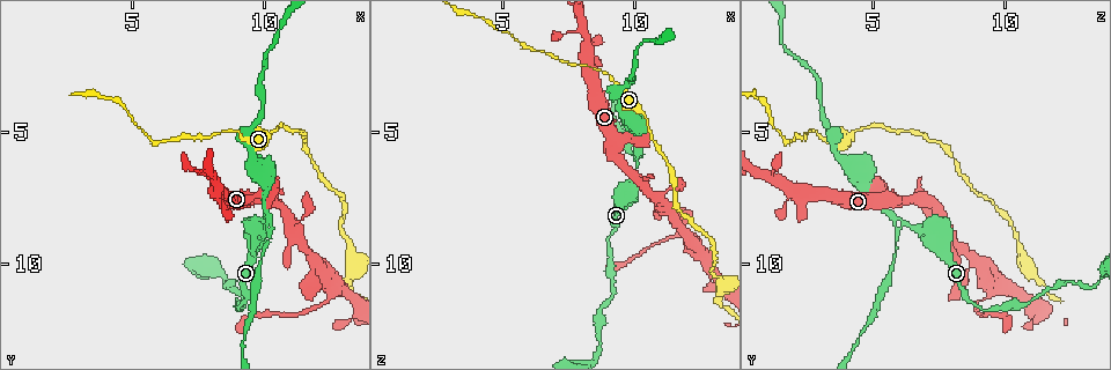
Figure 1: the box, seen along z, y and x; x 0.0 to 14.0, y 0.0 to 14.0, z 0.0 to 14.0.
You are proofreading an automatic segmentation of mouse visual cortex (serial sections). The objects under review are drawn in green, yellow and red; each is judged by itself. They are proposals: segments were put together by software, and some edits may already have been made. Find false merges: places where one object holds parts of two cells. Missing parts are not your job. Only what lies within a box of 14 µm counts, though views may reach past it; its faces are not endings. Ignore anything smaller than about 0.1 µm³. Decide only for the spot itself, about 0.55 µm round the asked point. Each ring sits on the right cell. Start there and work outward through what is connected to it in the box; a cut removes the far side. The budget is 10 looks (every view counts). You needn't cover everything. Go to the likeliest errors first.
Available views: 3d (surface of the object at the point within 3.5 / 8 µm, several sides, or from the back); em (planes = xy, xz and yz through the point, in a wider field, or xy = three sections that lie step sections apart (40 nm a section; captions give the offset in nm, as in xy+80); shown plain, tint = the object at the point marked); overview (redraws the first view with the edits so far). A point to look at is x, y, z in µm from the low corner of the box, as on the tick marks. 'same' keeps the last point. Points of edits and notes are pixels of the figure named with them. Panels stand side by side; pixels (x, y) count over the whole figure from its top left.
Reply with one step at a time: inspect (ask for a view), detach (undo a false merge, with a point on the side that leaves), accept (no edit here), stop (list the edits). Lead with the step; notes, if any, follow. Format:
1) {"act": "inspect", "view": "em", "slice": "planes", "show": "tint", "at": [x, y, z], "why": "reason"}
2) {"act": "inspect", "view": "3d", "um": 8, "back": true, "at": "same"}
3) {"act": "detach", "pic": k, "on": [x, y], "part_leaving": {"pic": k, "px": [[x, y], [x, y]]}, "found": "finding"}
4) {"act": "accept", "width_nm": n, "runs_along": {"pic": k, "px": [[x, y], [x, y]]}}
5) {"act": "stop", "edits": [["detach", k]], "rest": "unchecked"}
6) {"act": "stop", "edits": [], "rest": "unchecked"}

{"act": "inspect", "view": "3d", "um": 8, "at": [10.2, 8.5, 6.2], "why": "a narrow waist"}

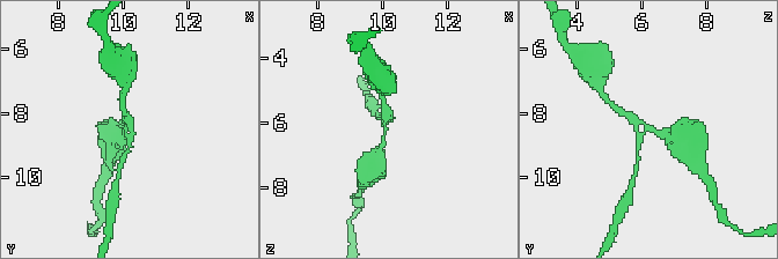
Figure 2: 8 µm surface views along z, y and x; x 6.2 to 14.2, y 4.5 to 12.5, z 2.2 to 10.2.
{"act": "inspect", "view": "3d", "um": 3.5, "at": [10.1, 8.5, 6.2]}

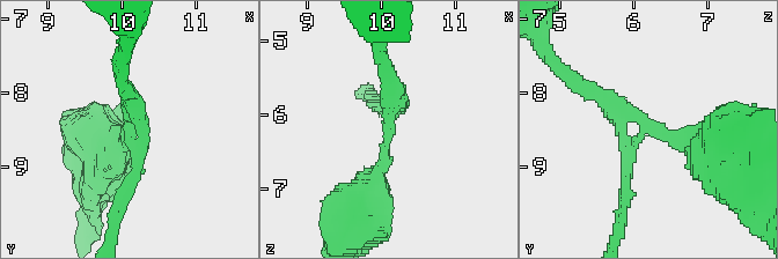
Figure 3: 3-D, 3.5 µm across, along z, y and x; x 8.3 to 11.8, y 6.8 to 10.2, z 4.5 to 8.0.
{"act": "accept", "arm_widths_nm": [150, 300, 300], "runs_along": {"pic": 3, "px": [[714, 134], [652, 131], [591, 91]]}, "found": "continuous, no second cell"}

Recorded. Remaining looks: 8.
{"act": "inspect", "view": "3d", "um": 8, "at": [12.6, 11.0, 9.6], "why": "small branch off a trunk"}

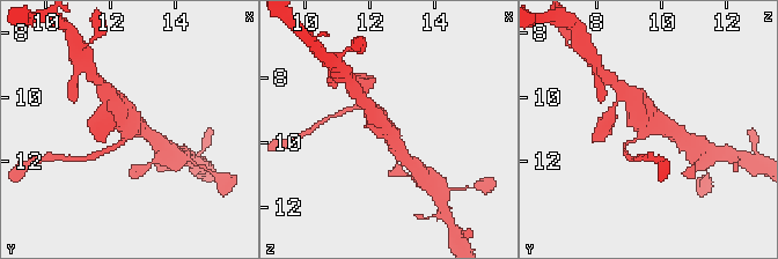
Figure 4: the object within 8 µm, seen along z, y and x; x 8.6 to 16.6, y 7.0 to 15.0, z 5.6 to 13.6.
{"act": "inspect", "view": "3d", "um": 3.5, "at": [12.6, 11.0, 9.5]}

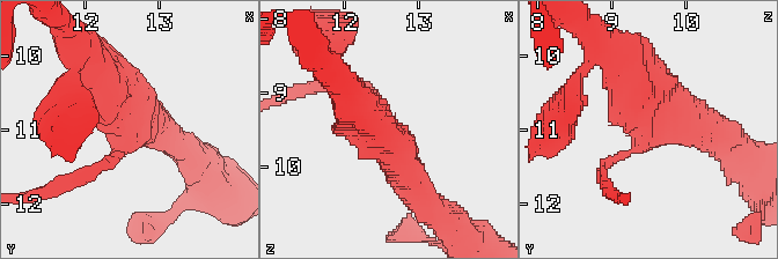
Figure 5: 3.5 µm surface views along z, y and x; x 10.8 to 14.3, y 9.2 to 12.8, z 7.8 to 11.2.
{"act": "inspect", "view": "em", "slice": "planes", "show": "tint", "at": [12.55, 11.00, 9.50], "arms": 3, "arm_widths_nm": [150, 450, 500], "why": "now the EM"}

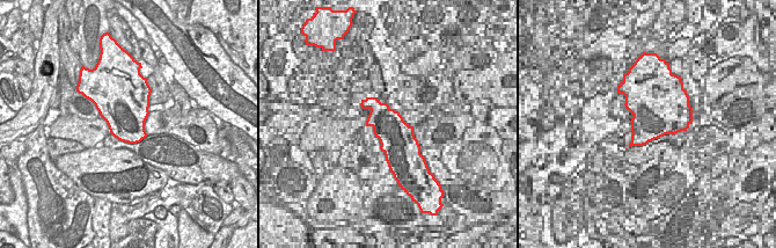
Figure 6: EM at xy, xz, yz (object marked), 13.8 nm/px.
{"act": "accept", "runs_along": {"pic": 5, "px": [[609, 52], [651, 109], [710, 126]]}, "found": "one cell here"}

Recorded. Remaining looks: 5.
{"act": "inspect", "view": "3d", "um": 8, "at": [10.4, 4.8, 4.5], "why": "sudden change in width"}

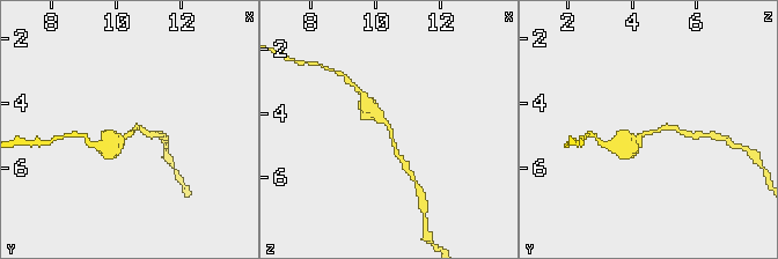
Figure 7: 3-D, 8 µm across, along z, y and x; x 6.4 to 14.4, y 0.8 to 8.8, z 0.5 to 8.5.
{"act": "inspect", "view": "3d", "um": 3.5, "at": [10.4, 5.0, 4.5], "why": "closer look"}

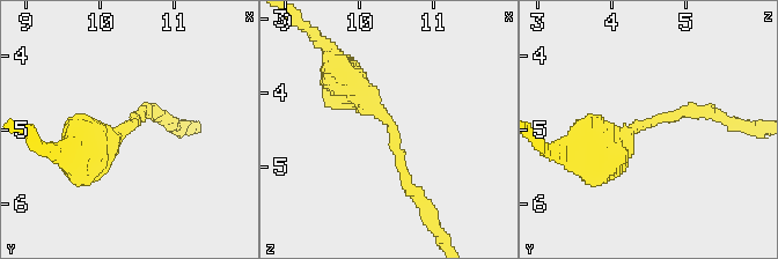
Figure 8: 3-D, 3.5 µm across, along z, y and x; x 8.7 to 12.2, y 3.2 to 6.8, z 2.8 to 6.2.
{"act": "accept", "runs_along": {"pic": 8, "px": [[342, 75], [388, 120], [412, 191]]}, "found": "all the same cell"}

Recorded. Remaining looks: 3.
{"act": "inspect", "view": "3d", "um": 3.5, "at": [13.4, 9.9, 10.6]}

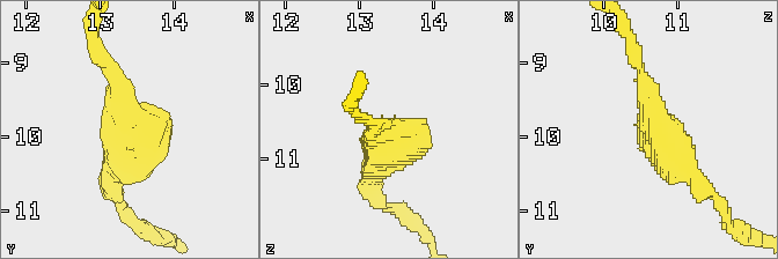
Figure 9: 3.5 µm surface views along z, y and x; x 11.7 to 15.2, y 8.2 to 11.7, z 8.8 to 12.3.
{"act": "inspect", "view": "em", "slice": "xy", "step": 5, "show": "tint", "at": [13.30, 9.80, 10.70], "why": "shape alone is not enough"}

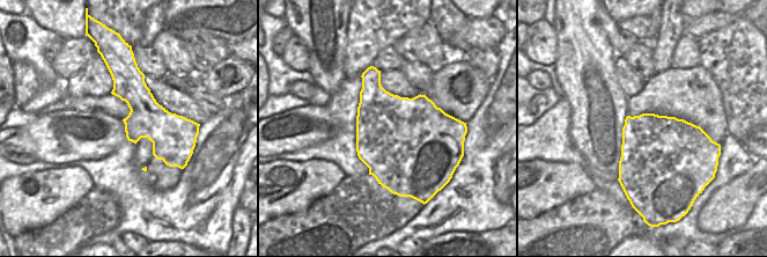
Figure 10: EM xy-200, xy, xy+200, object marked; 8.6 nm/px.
{"act": "accept", "found": "all the same cell"}

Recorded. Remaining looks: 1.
{"act": "stop", "edits": [], "rest": "unchecked"}

